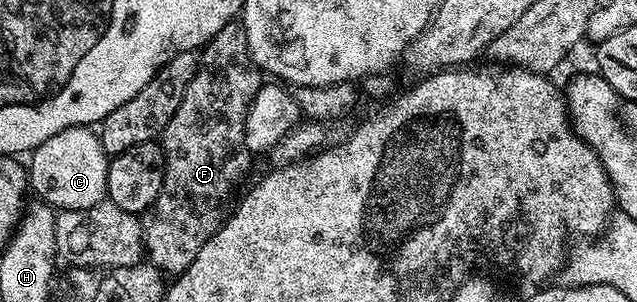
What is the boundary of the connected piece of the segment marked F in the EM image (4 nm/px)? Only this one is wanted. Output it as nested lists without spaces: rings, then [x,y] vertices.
[[[233,19],[203,46],[200,69],[194,75],[190,87],[186,87],[186,95],[182,95],[182,103],[178,111],[174,111],[174,119],[170,119],[162,134],[164,147],[162,191],[158,191],[158,199],[148,208],[147,213],[143,214],[142,222],[143,248],[146,250],[147,260],[165,274],[182,274],[186,267],[190,267],[190,263],[194,263],[206,239],[210,239],[222,224],[220,208],[223,207],[224,200],[235,191],[236,184],[247,175],[254,157],[244,142],[244,128],[248,108],[254,95],[258,95],[261,84],[262,71],[252,61],[244,26],[239,20]]]

